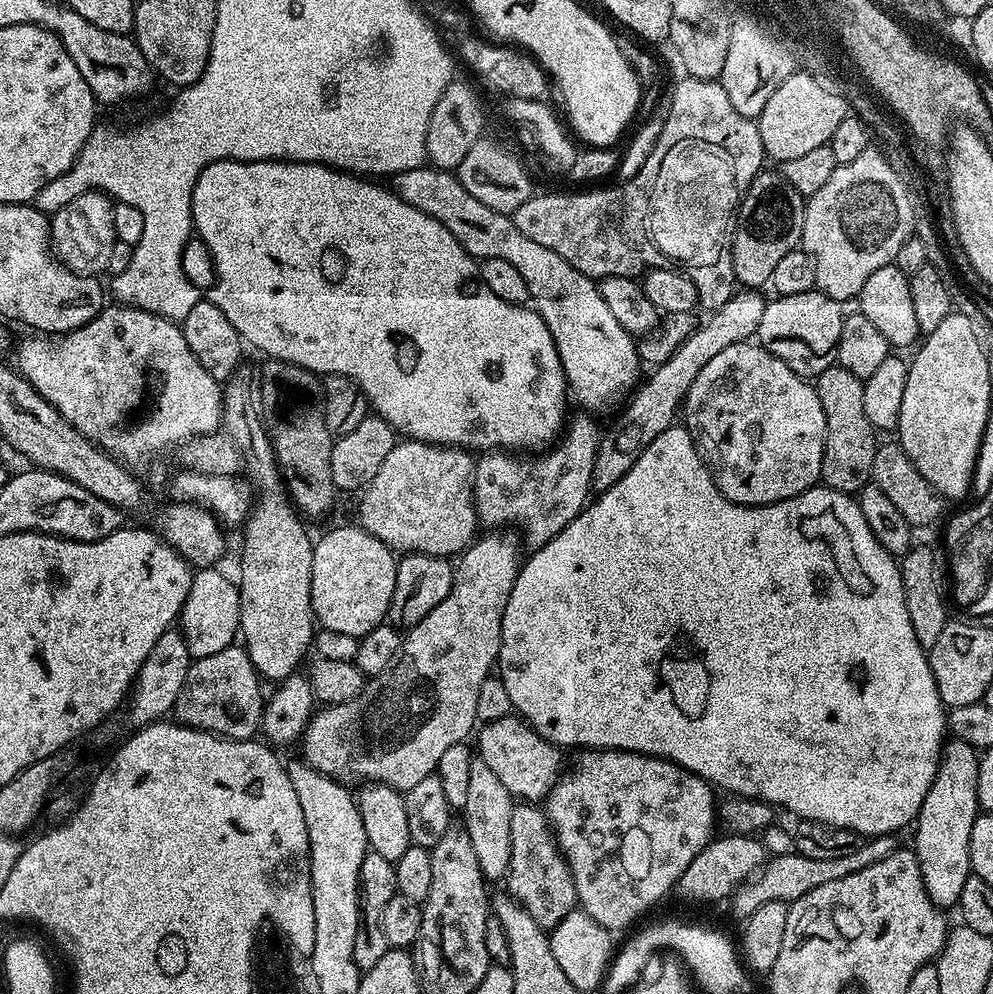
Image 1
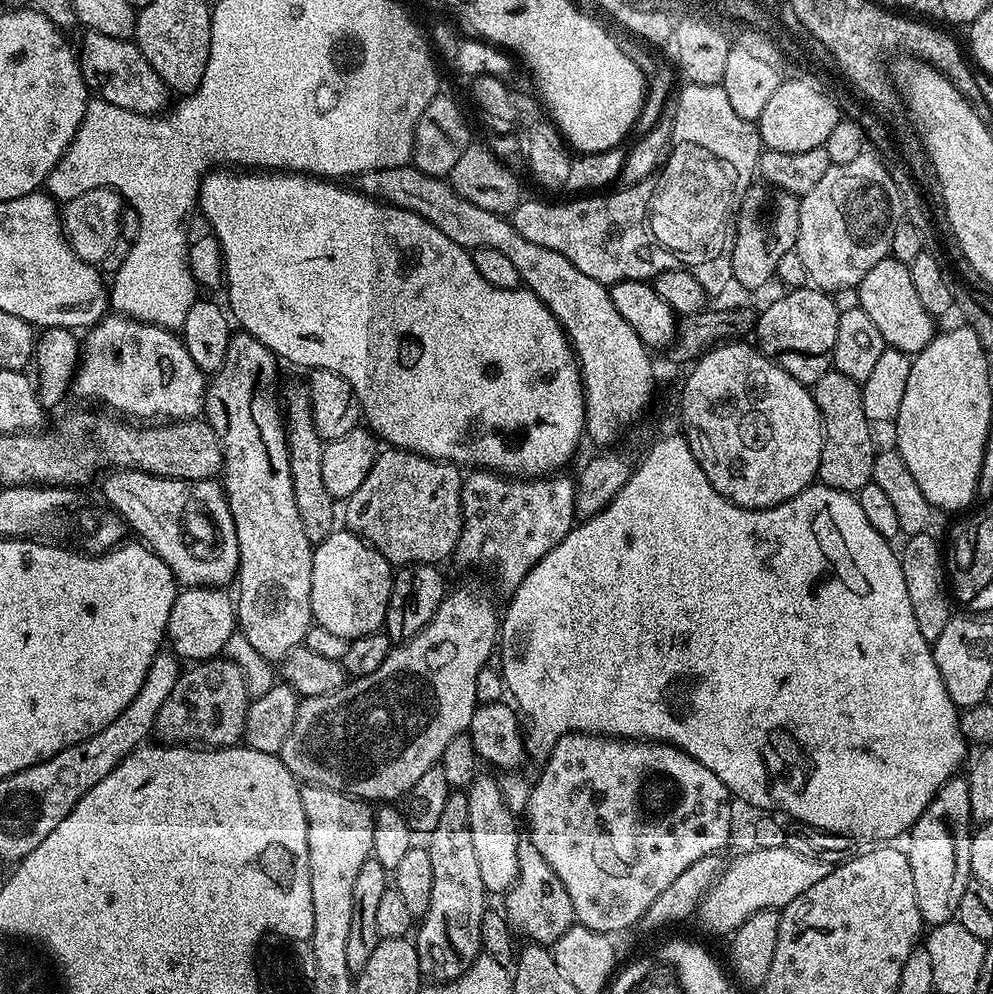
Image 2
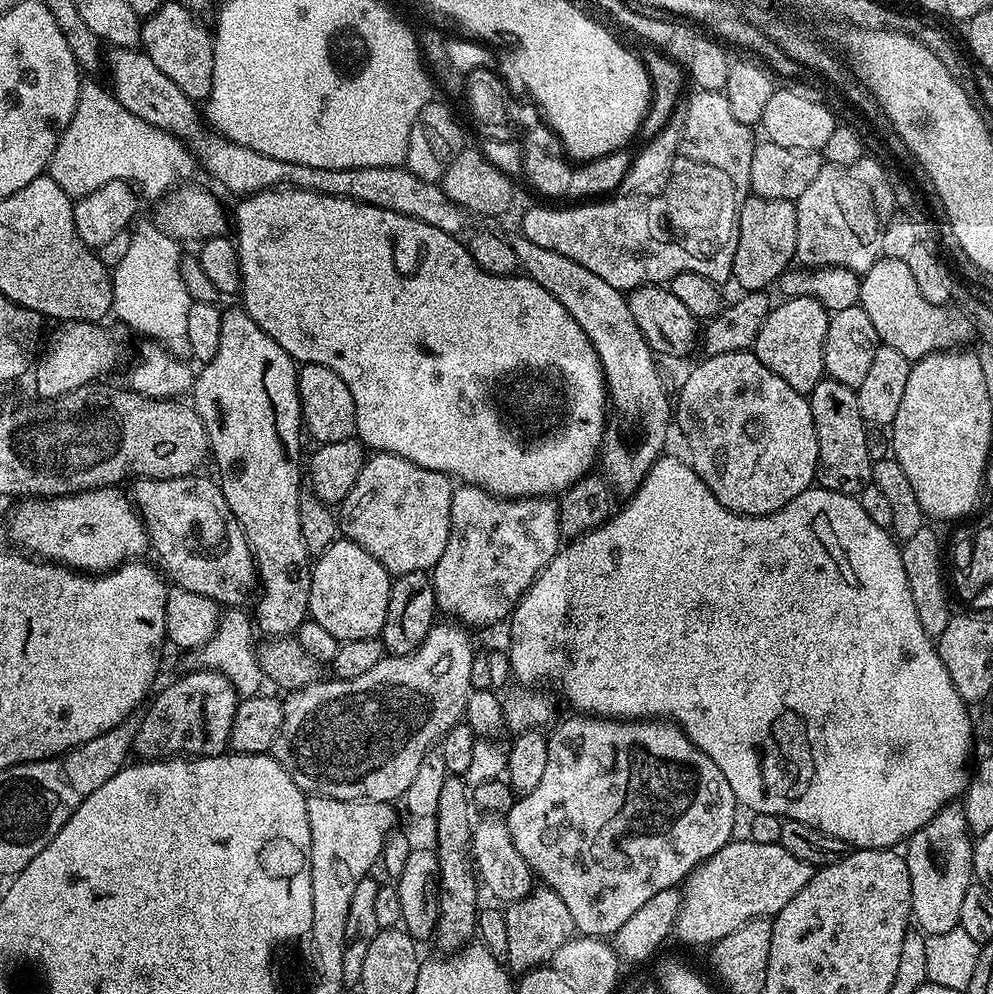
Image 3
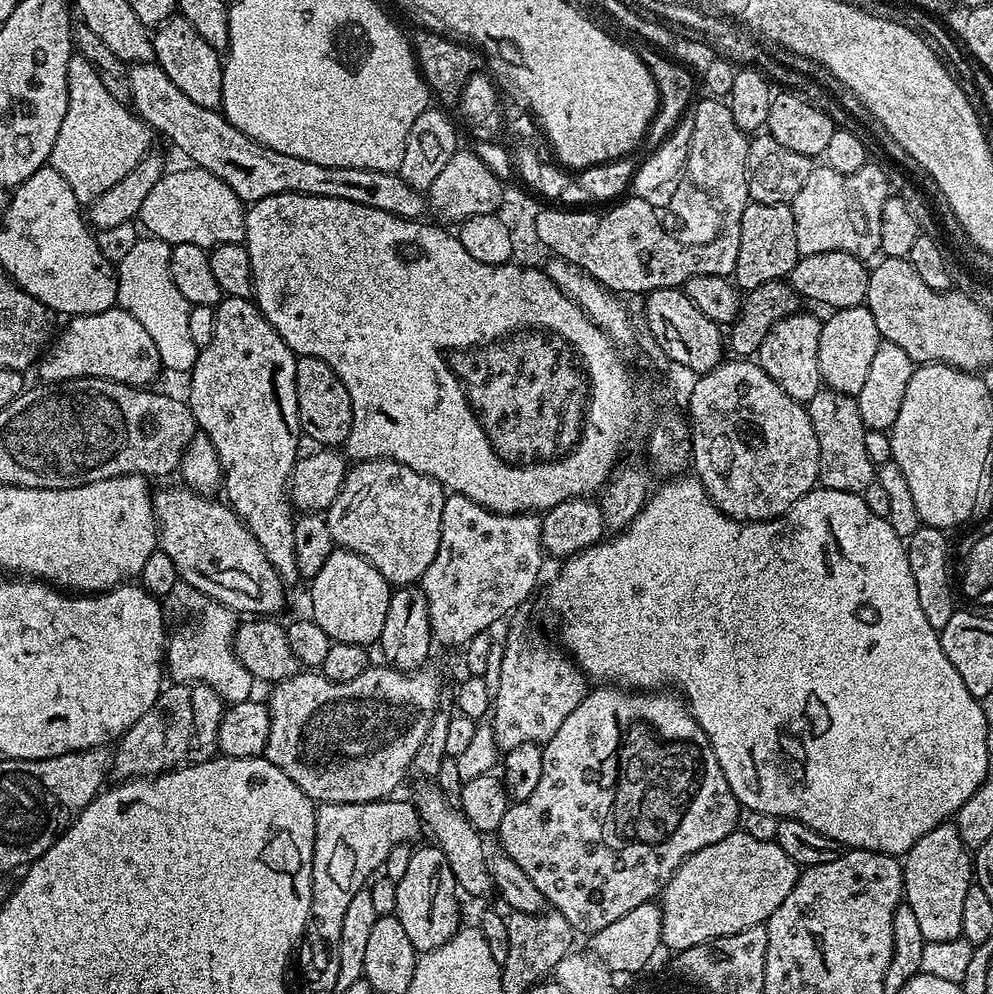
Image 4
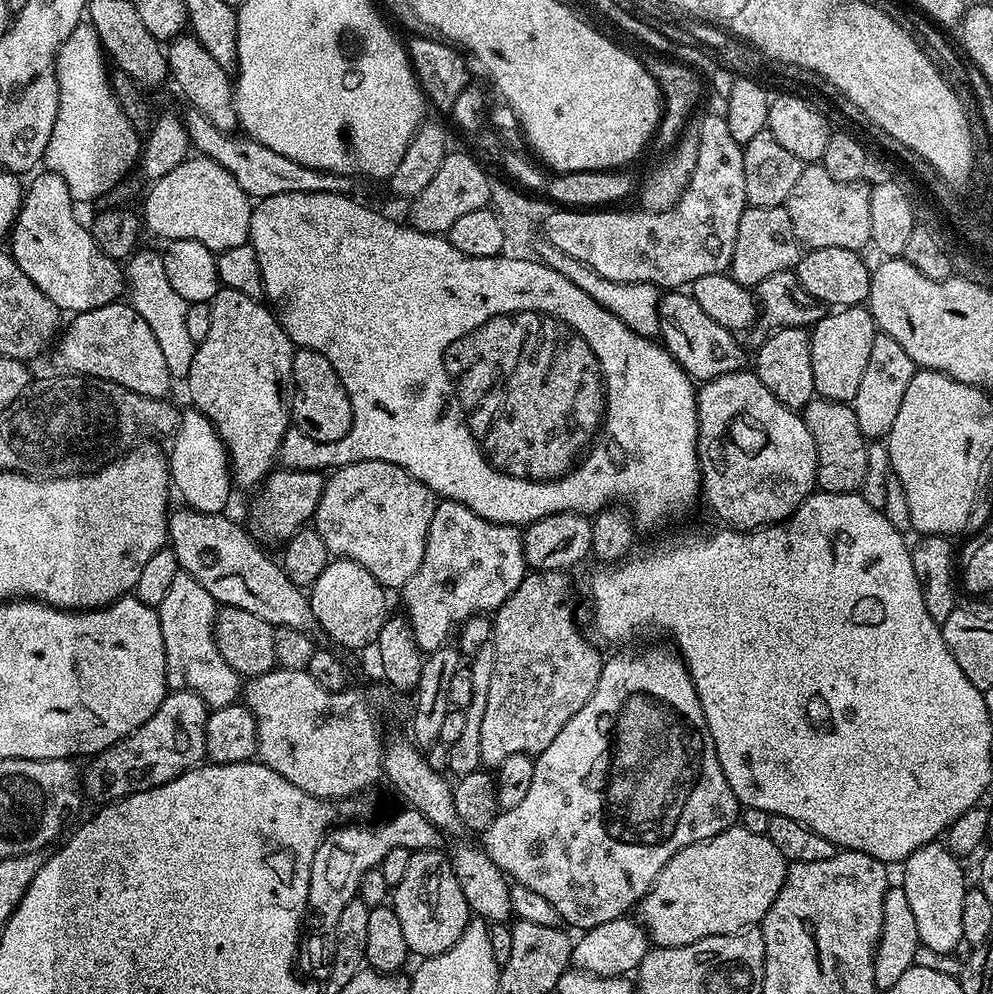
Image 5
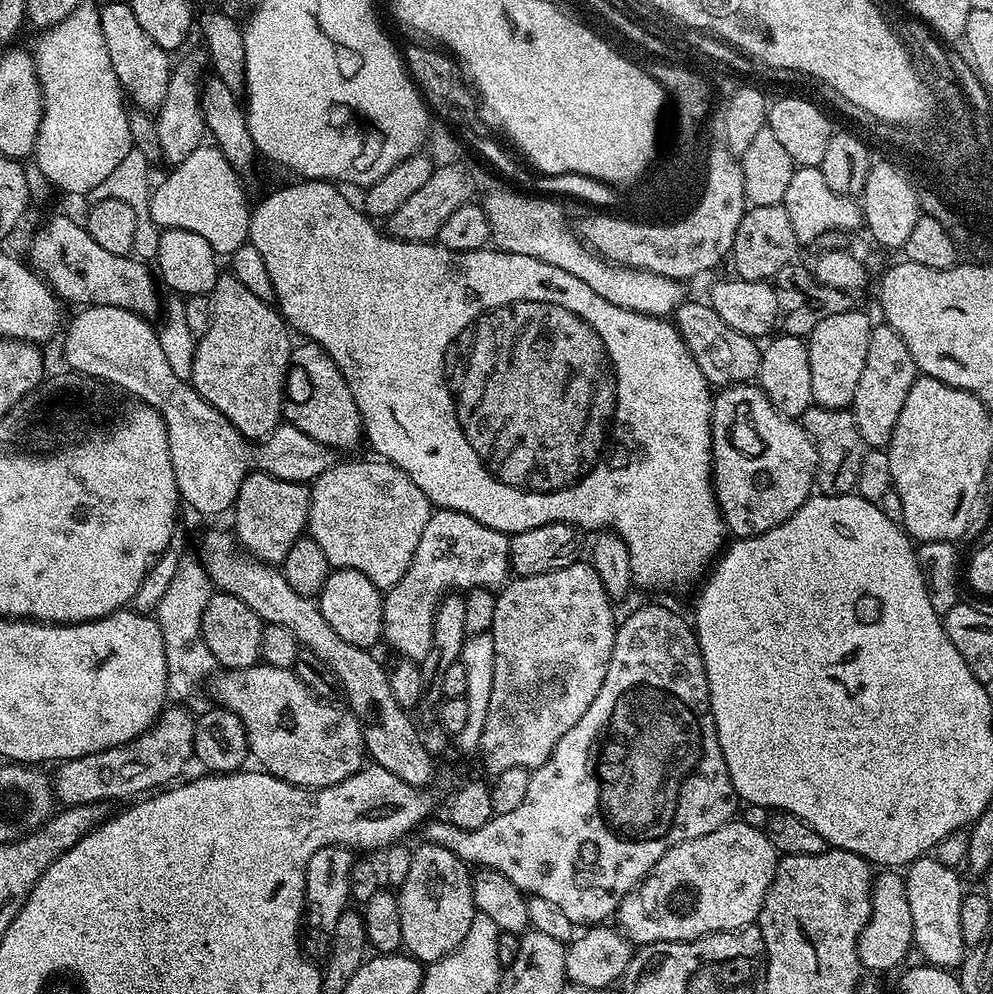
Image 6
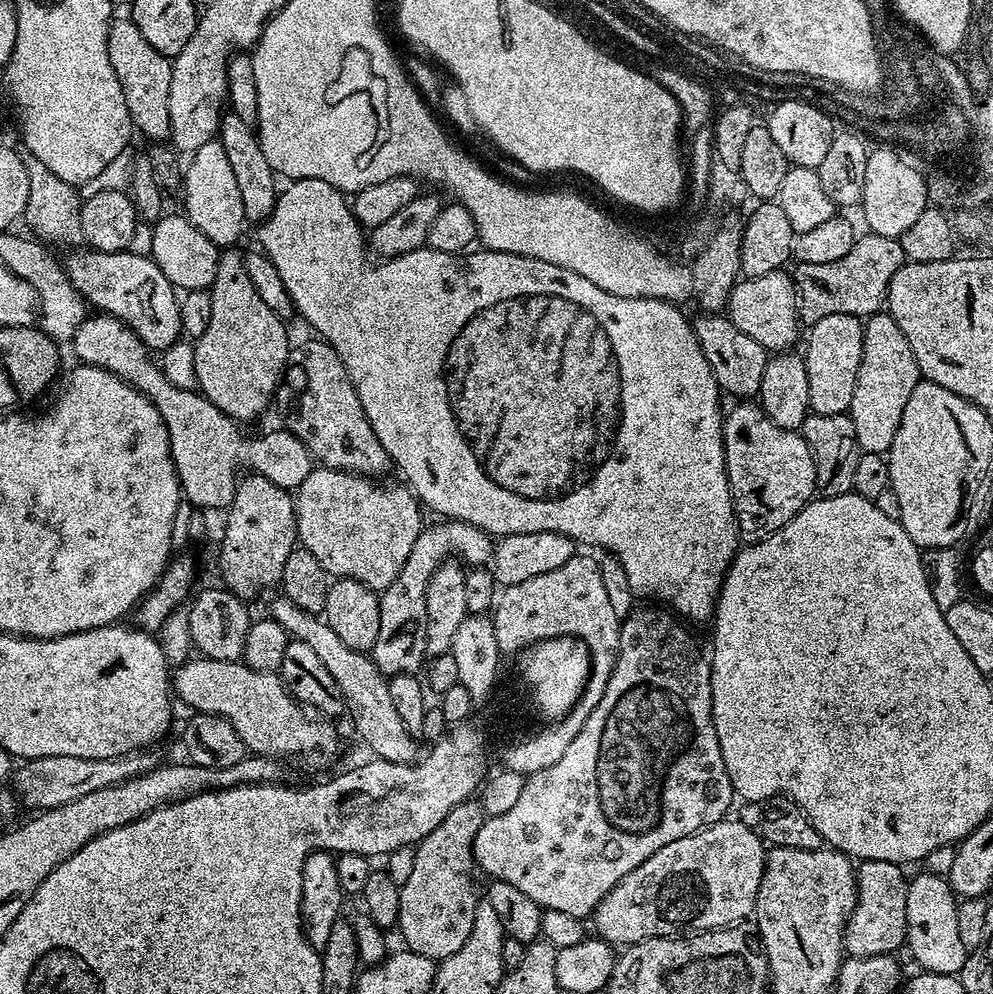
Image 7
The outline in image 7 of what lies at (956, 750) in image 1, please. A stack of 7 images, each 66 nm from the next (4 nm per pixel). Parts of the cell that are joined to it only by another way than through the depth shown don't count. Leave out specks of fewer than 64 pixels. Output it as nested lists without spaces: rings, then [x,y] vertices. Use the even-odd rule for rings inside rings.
[[[921,871],[908,881],[906,894],[906,952],[916,959],[917,969],[956,976],[969,952],[958,935],[958,897],[943,876]]]

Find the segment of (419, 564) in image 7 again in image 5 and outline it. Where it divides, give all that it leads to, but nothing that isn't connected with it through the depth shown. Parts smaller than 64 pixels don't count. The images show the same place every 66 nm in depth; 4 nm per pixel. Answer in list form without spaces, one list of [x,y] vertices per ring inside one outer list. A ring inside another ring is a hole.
[[[441,499],[434,510],[434,518],[430,520],[430,534],[426,538],[422,566],[418,566],[414,578],[410,578],[402,589],[404,604],[408,607],[406,619],[421,653],[436,652],[445,647],[449,643],[448,635],[451,632],[453,635],[454,630],[459,629],[471,616],[495,613],[529,572],[524,537],[517,525],[495,524],[458,502]]]

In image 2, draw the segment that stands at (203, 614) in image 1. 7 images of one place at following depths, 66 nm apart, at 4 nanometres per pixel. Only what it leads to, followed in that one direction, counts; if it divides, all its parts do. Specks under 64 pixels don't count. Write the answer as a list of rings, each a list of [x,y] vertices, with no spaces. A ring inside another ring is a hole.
[[[193,585],[177,593],[167,622],[166,638],[171,651],[179,659],[203,662],[215,659],[225,649],[237,627],[235,601],[225,592],[218,586]]]

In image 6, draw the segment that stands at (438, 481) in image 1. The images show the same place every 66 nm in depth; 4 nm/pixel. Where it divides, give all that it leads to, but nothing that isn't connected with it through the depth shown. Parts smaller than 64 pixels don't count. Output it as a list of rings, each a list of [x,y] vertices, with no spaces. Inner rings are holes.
[[[379,458],[371,459],[352,460],[349,464],[333,463],[326,474],[311,481],[312,497],[308,506],[306,532],[314,542],[318,542],[318,546],[322,546],[333,569],[358,570],[366,574],[376,588],[387,590],[395,586],[402,574],[406,574],[414,558],[414,550],[418,550],[418,538],[422,538],[422,530],[432,517],[434,506],[398,466]]]

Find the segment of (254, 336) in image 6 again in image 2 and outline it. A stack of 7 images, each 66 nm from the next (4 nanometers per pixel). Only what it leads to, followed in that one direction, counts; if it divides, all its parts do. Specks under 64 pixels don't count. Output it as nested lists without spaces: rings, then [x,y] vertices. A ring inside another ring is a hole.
[[[243,330],[233,335],[230,346],[226,350],[226,362],[207,381],[204,390],[204,407],[202,409],[203,419],[207,420],[214,434],[218,434],[220,445],[224,451],[224,470],[222,473],[222,487],[224,495],[228,498],[230,514],[234,518],[234,526],[238,534],[238,554],[240,555],[240,571],[238,573],[238,585],[240,593],[235,593],[236,623],[239,633],[242,633],[251,646],[262,656],[262,658],[279,662],[285,656],[290,655],[294,649],[301,647],[308,631],[314,627],[312,619],[312,603],[310,602],[310,574],[312,573],[312,549],[310,538],[306,538],[306,530],[302,530],[302,518],[298,518],[298,502],[294,502],[294,478],[290,478],[290,454],[288,453],[288,436],[284,432],[284,418],[282,405],[278,399],[278,383],[276,384],[276,364],[278,358],[258,338]]]

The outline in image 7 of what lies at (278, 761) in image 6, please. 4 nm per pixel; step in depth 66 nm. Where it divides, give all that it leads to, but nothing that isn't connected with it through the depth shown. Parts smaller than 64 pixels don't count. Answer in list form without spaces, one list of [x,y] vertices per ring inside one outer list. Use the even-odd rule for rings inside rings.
[[[189,658],[175,669],[174,692],[175,695],[177,692],[192,707],[193,713],[205,712],[215,716],[224,716],[226,722],[230,722],[230,726],[238,730],[238,738],[242,738],[245,749],[249,753],[273,758],[304,756],[306,763],[320,768],[323,764],[330,763],[340,752],[340,736],[336,733],[335,726],[332,725],[335,723],[325,722],[305,711],[300,701],[288,691],[283,679],[276,672],[259,672],[246,666],[240,660]]]

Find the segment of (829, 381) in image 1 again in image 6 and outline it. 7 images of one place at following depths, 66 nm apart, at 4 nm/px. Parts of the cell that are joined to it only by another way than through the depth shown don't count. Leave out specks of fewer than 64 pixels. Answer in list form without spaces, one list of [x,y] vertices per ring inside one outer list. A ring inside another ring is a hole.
[[[810,407],[798,418],[806,434],[817,450],[815,487],[826,496],[847,496],[855,493],[858,470],[862,470],[862,458],[866,445],[862,434],[858,434],[856,419],[851,411],[842,408]]]

